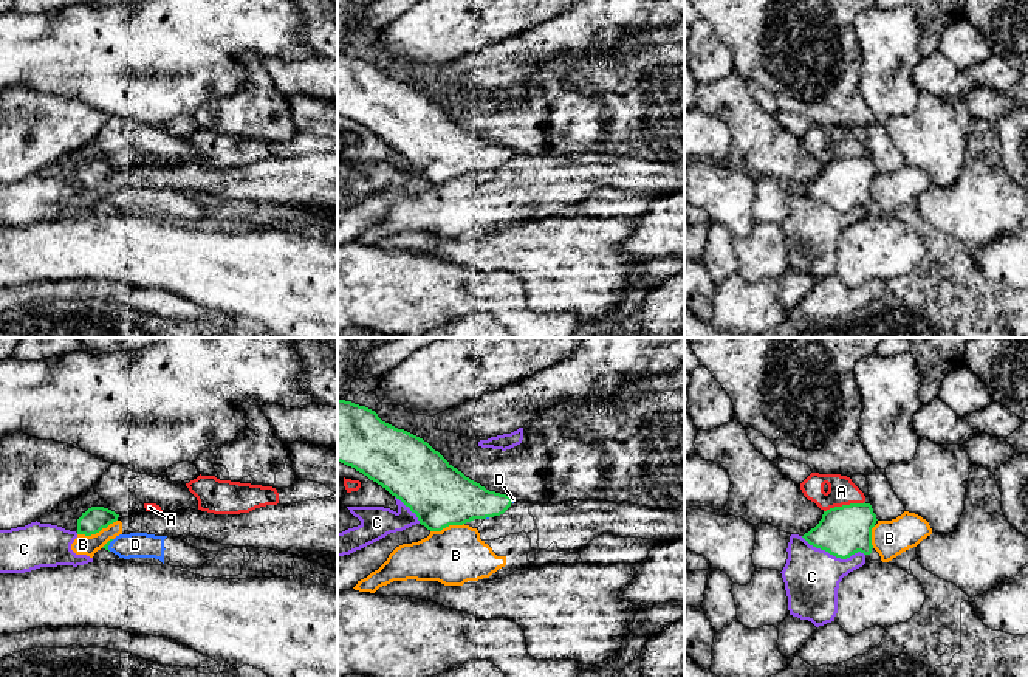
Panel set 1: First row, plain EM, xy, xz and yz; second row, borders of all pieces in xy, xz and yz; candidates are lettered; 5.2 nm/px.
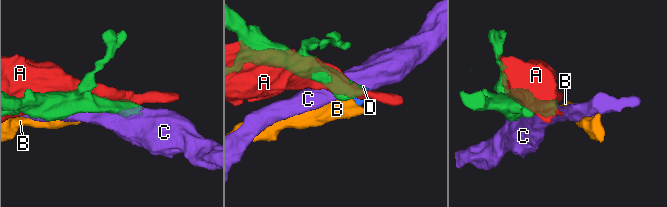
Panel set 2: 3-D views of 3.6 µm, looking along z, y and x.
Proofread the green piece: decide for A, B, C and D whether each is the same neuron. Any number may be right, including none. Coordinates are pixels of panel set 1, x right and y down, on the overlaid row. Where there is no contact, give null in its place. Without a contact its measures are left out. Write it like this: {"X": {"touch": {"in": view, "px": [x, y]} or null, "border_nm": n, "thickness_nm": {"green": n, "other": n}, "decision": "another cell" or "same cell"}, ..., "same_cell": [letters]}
{"A": {"touch": {"in": "yz", "px": [844, 505]}, "border_nm": 220, "thickness_nm": {"green": 260, "other": 140}, "decision": "another cell"}, "B": {"touch": {"in": "xy", "px": [96, 532]}, "border_nm": 220, "thickness_nm": {"green": 130, "other": 100}, "decision": "another cell"}, "C": {"touch": {"in": "yz", "px": [833, 555]}, "border_nm": 340, "thickness_nm": {"green": 260, "other": 300}, "decision": "another cell"}, "D": {"touch": {"in": "xy", "px": [109, 544]}, "border_nm": 70, "thickness_nm": {"green": 20, "other": 130}, "decision": "same cell"}, "same_cell": ["D"]}

